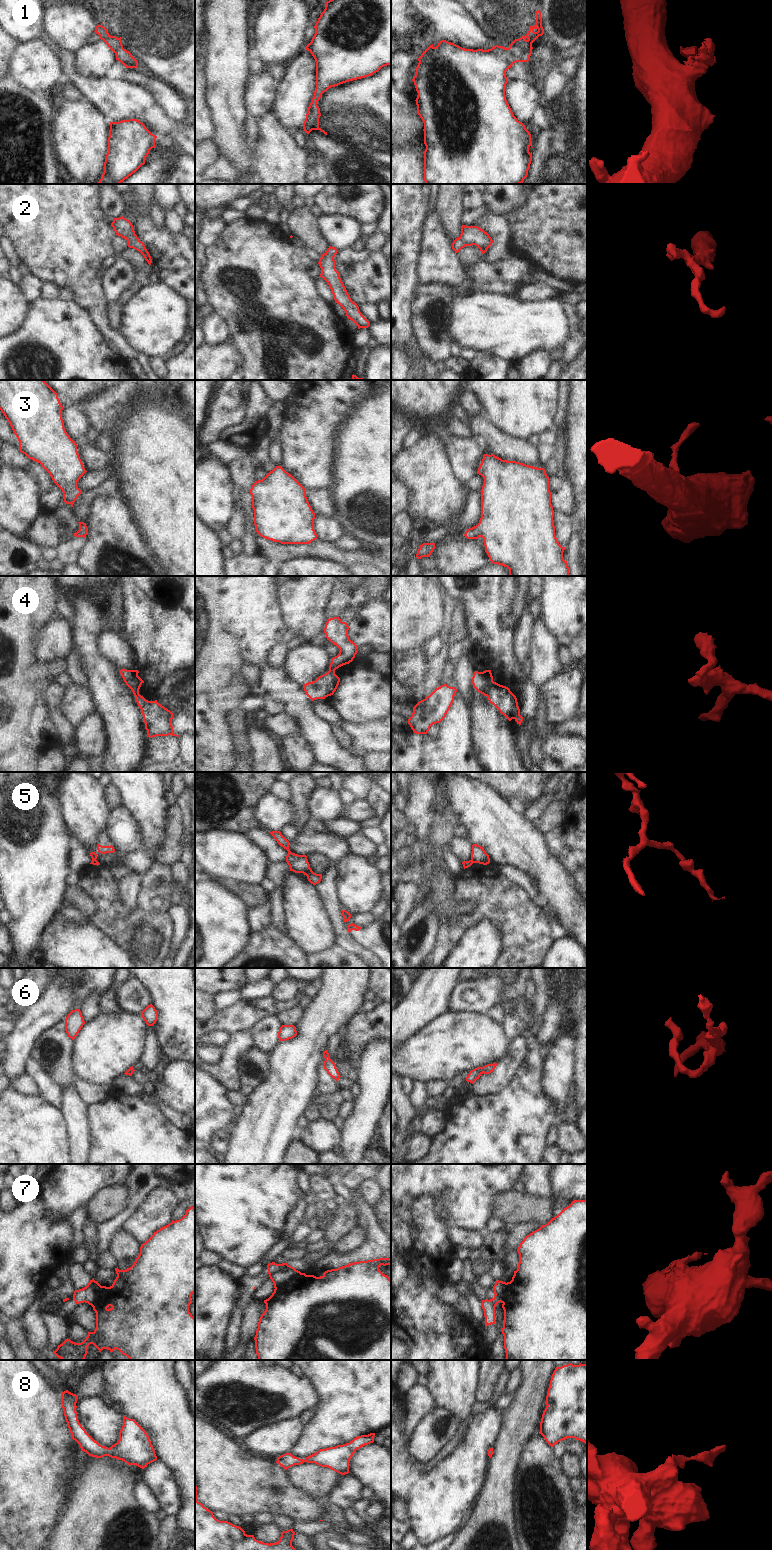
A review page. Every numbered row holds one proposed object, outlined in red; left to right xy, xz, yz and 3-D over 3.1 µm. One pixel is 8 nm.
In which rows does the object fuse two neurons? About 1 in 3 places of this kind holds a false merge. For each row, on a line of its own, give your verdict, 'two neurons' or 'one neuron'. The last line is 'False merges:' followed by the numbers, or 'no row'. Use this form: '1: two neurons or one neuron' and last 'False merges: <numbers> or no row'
1: two neurons
2: two neurons
3: one neuron
4: two neurons
5: two neurons
6: one neuron
7: two neurons
8: one neuron
False merges: 1, 2, 4, 5, 7

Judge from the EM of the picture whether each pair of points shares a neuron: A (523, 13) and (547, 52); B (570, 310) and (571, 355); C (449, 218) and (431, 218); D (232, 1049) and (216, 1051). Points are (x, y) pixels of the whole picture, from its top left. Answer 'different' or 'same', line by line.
A: different
B: same
C: different
D: different

